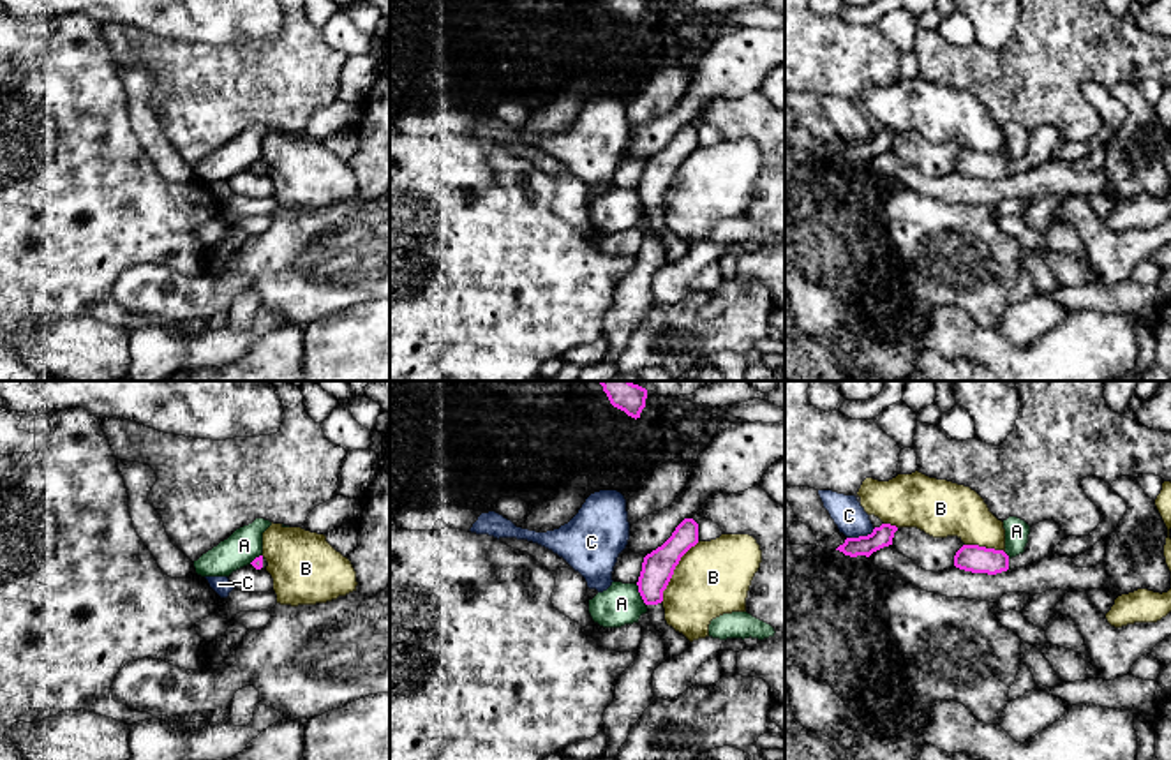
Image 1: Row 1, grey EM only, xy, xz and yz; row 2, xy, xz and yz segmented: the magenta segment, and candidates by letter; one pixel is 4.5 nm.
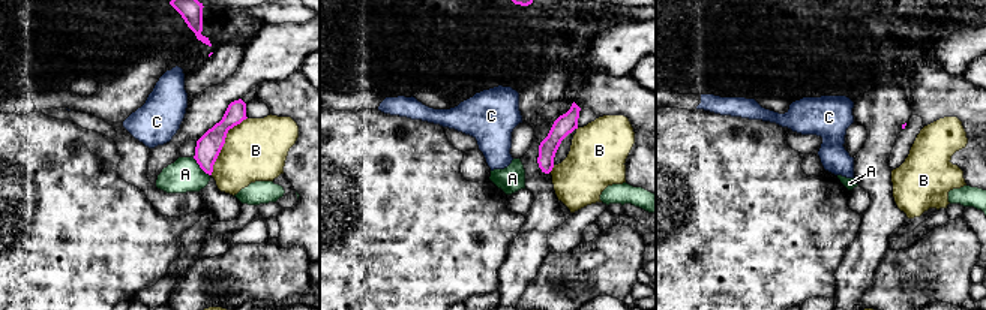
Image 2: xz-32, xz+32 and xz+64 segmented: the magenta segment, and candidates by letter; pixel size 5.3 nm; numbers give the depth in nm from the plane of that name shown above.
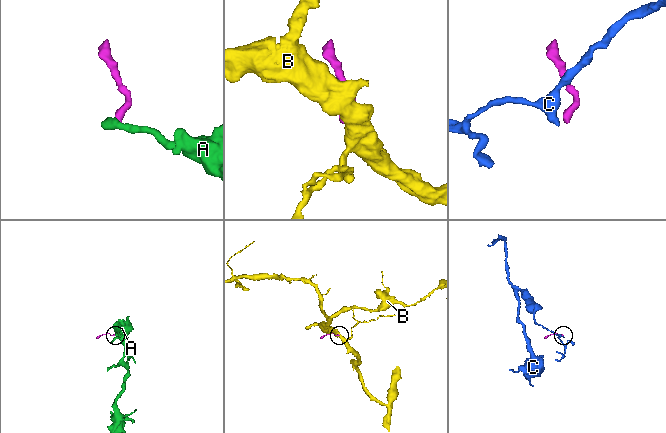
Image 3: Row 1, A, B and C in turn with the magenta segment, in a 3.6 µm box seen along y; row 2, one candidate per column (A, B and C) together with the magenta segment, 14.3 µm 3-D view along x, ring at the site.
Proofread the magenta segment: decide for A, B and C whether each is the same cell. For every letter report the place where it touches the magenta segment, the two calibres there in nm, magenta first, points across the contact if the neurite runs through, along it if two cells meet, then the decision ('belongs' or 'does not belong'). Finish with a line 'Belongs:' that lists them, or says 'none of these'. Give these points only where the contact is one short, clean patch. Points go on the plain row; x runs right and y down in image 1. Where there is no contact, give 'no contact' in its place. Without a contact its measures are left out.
A: meets magenta in xz at (641, 200); 150 nm thick on the magenta side, 190 nm on the other; border along xz (635, 189), (646, 208); does not belong
B: meets magenta in xz at (672, 177); 150 nm thick on the magenta side, 340 nm on the other; does not belong
C: meets magenta in yz at (861, 141); 100 nm thick on the magenta side, 150 nm on the other; border along yz (875, 133), (866, 140), (847, 143); does not belong
Belongs: none of these

